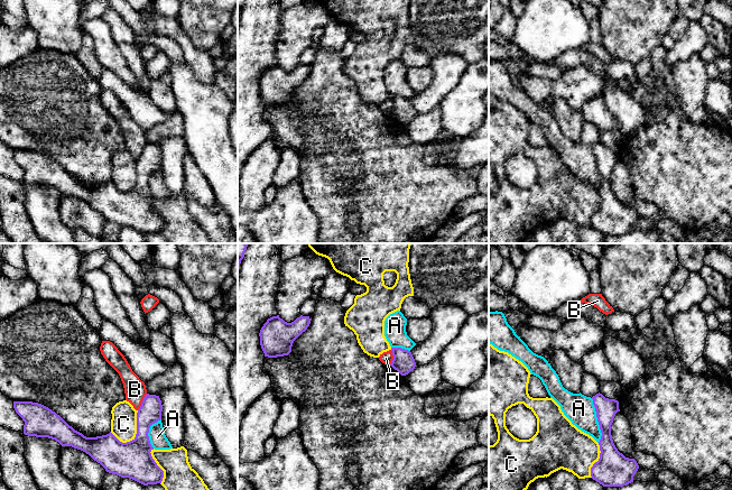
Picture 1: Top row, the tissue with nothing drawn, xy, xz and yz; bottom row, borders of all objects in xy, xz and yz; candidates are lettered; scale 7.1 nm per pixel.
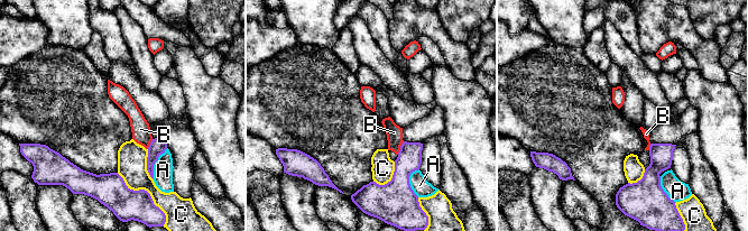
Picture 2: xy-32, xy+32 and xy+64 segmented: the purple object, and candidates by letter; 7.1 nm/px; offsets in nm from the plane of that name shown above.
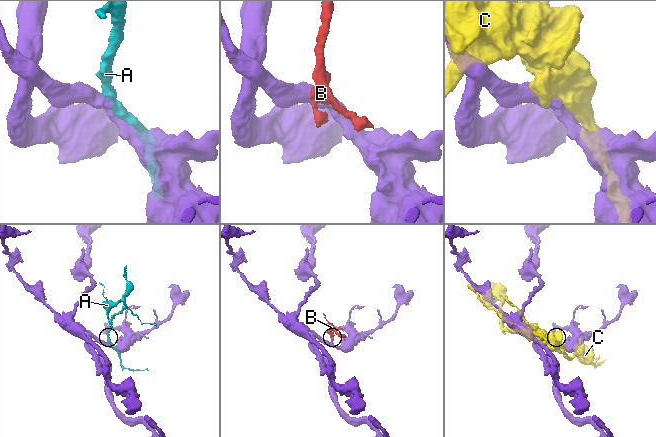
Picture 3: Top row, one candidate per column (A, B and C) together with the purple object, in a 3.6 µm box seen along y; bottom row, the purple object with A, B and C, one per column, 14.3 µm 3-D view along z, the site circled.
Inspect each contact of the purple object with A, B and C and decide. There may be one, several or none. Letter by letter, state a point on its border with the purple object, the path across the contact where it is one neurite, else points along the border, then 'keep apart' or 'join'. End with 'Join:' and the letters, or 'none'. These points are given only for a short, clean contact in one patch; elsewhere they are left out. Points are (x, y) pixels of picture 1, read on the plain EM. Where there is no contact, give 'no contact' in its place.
A: meets purple in yz at (598, 169); keep apart
B: meets purple in xy at (142, 150); border along xy (147, 142), (137, 158); keep apart
C: meets purple in xy at (137, 179); keep apart
Join: none

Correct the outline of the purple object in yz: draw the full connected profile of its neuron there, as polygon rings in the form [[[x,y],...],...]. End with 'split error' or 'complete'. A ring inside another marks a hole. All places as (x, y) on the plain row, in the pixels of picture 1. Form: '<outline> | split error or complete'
[[[602,142],[592,146],[597,170],[602,182],[600,207],[591,216],[591,225],[603,235],[623,235],[633,231],[633,225],[639,218],[634,207],[626,206],[615,196],[611,174],[619,158],[619,150],[605,147]]] | complete

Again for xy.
[[[0,141],[0,175],[81,198],[106,221],[143,234],[161,232],[164,226],[164,220],[151,205],[154,196],[148,185],[150,175],[161,168],[161,160],[159,145],[147,142],[137,161],[136,186],[122,192],[111,181],[86,186],[48,156],[33,150],[13,150]]] | split error

